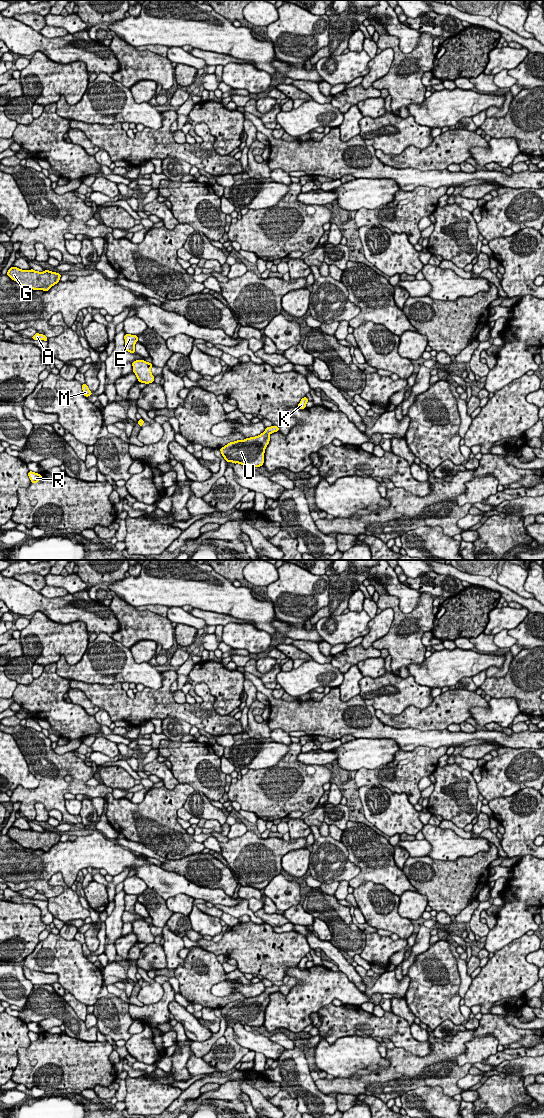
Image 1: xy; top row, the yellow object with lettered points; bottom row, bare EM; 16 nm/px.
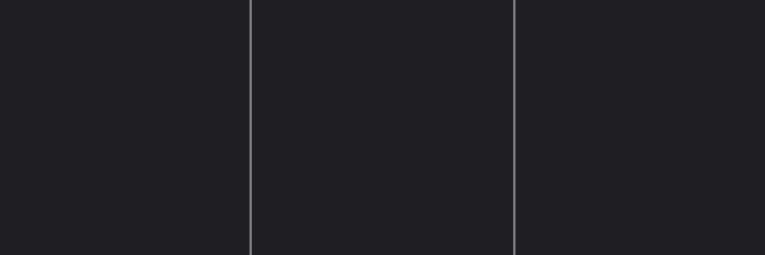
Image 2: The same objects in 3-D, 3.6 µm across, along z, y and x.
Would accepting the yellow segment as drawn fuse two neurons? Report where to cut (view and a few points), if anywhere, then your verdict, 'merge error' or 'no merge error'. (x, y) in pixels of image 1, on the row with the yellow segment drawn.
no cut; no merge error

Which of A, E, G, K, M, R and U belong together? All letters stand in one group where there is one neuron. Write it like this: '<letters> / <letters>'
A E G K M R U

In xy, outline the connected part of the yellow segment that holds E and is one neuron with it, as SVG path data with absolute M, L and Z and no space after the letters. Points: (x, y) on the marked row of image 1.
M125 334L125 350L130 353L135 353L135 343L138 341L136 335Z

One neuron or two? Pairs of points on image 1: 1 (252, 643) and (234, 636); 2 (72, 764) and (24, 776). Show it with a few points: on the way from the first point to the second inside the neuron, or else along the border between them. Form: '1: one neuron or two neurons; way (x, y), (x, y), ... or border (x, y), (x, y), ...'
1: one neuron; way (248, 639), (245, 636), (238, 636)
2: two neurons; border (21, 753), (28, 770), (38, 781), (35, 789)

